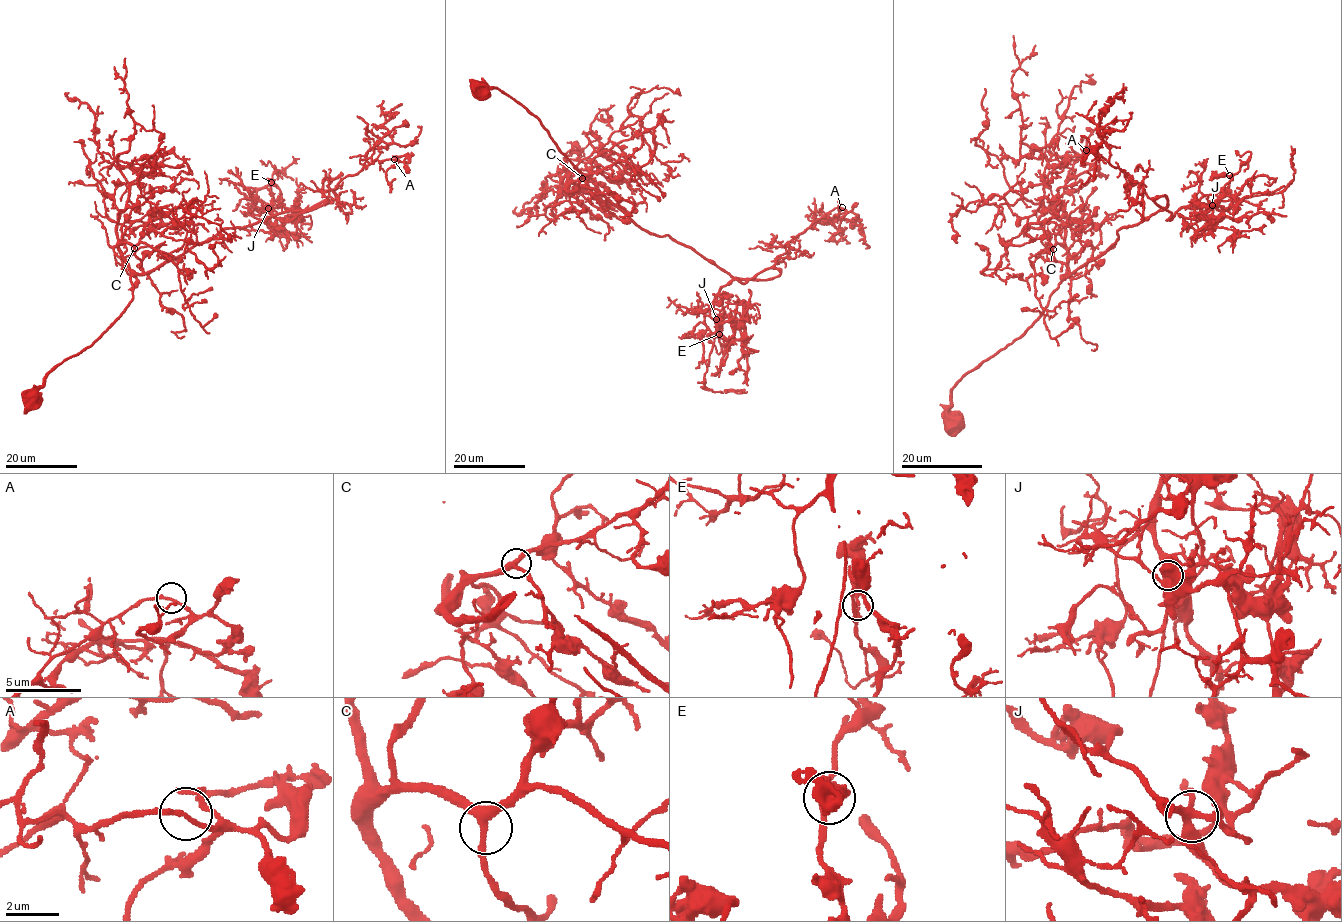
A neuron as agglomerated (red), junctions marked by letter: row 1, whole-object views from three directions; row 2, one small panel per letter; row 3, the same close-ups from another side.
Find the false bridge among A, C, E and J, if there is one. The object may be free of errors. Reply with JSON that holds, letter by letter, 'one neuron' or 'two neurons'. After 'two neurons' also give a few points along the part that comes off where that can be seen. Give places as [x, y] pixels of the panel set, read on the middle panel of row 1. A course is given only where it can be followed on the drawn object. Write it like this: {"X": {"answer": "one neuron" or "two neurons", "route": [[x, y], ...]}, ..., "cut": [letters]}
{"A": {"answer": "one neuron"}, "C": {"answer": "one neuron"}, "E": {"answer": "one neuron"}, "J": {"answer": "one neuron"}, "cut": []}

